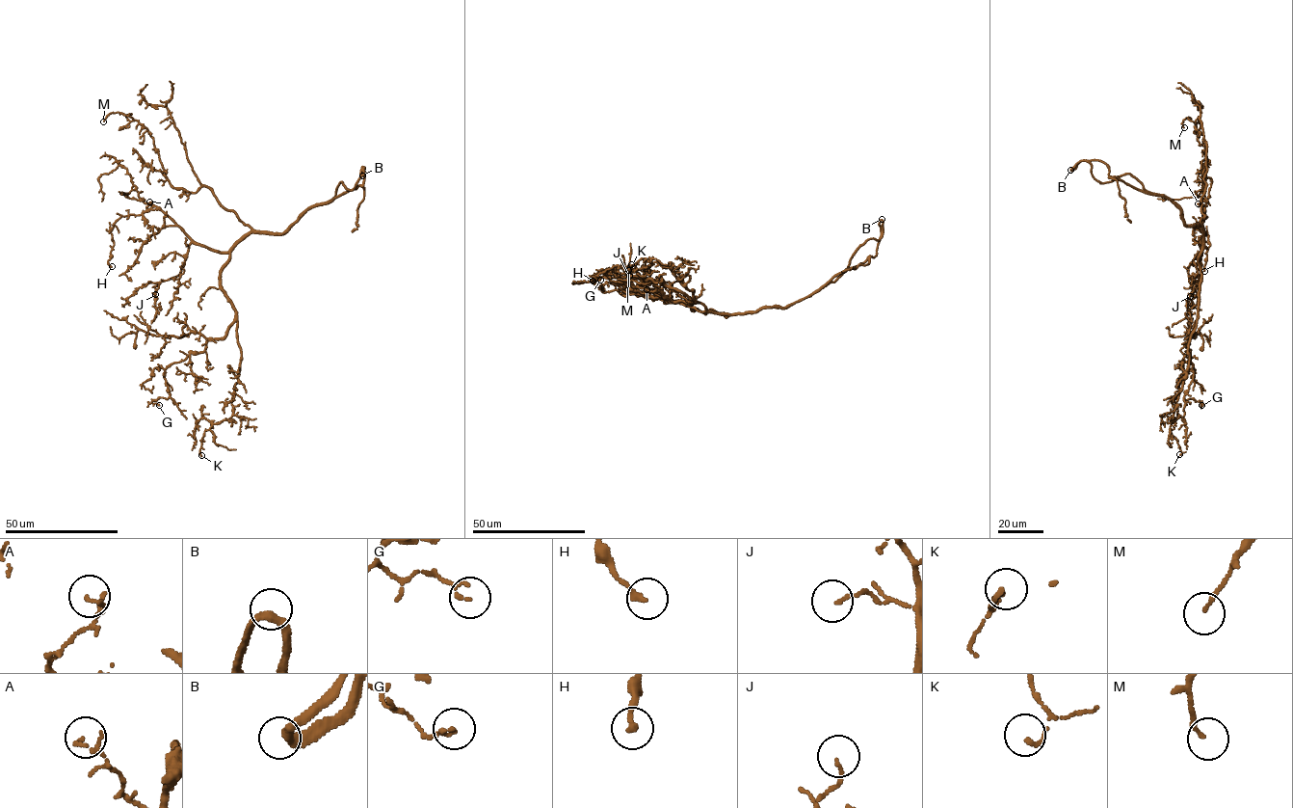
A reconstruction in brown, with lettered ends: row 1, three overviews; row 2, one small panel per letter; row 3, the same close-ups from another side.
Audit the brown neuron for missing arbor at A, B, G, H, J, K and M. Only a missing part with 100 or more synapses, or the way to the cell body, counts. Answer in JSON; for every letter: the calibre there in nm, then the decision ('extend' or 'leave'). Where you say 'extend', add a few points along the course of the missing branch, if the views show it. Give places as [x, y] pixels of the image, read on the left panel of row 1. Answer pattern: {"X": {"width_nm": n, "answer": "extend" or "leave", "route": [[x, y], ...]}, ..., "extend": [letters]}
{"A": {"width_nm": 100, "answer": "leave"}, "B": {"width_nm": 300, "answer": "leave"}, "G": {"width_nm": 130, "answer": "leave"}, "H": {"width_nm": 220, "answer": "leave"}, "J": {"width_nm": 110, "answer": "leave"}, "K": {"width_nm": 140, "answer": "leave"}, "M": {"width_nm": 140, "answer": "leave"}, "extend": []}

